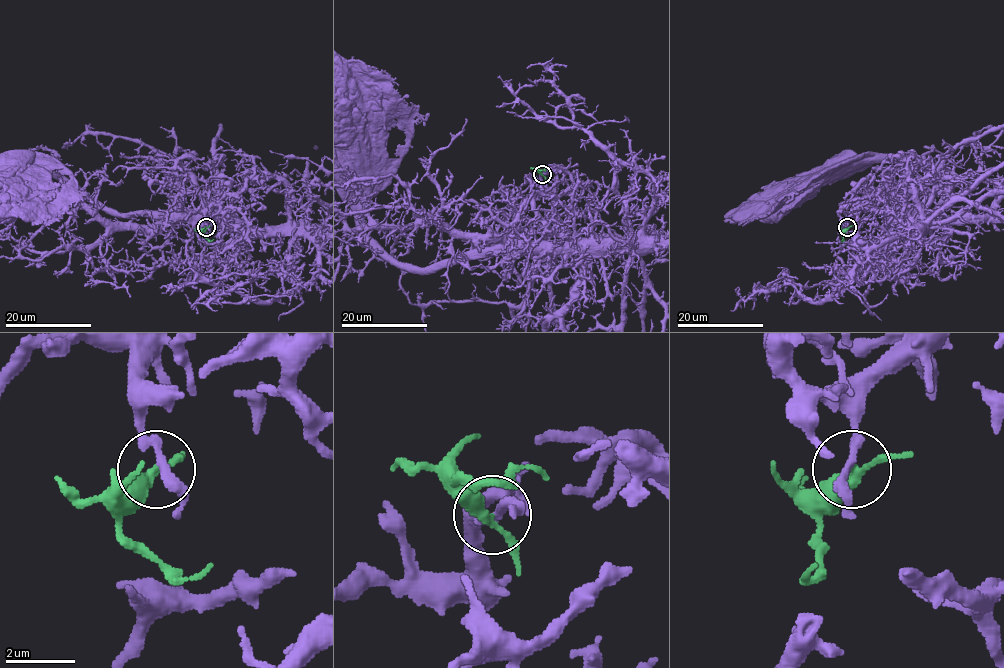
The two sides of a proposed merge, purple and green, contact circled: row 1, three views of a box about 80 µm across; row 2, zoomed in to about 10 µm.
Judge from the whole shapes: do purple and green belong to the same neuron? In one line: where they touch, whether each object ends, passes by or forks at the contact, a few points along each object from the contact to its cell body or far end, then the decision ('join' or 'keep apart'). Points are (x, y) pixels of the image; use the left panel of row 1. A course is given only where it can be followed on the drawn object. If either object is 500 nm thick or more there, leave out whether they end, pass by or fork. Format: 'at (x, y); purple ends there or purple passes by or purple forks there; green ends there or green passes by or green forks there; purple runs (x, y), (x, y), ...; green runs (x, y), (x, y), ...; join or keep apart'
at (206, 227); purple passes by; green passes by; purple runs (206, 228), (193, 191), (180, 191), (174, 210), (118, 213), (84, 200), (26, 161); green runs (207, 227), (202, 235), (210, 241), (213, 239); keep apart

